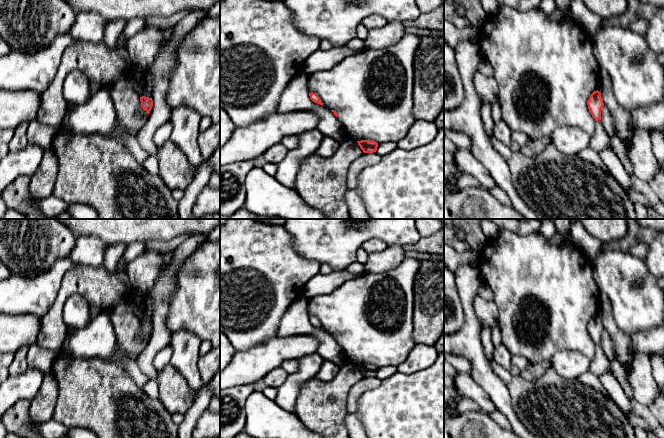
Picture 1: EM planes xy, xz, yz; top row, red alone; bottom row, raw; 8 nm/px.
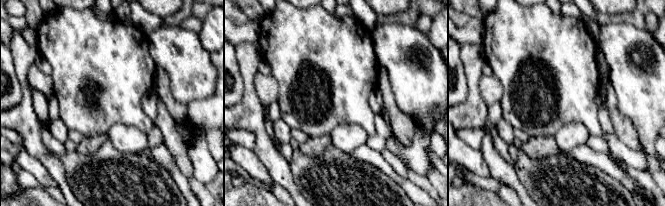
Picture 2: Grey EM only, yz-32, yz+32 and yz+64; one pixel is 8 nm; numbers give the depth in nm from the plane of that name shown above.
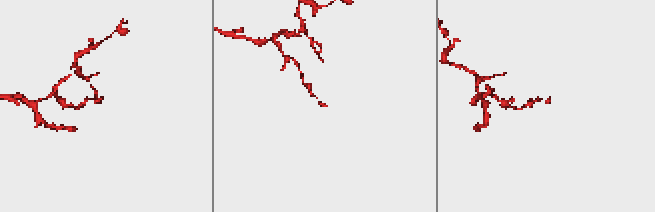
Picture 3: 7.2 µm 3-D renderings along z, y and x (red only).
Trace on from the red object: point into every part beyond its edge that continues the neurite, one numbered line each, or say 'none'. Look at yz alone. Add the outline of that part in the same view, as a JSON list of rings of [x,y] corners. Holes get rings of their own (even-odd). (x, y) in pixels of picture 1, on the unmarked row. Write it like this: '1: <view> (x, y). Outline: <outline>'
none

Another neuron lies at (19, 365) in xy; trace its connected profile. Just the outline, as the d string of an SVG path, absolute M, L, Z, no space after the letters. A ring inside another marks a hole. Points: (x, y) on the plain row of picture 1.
M22 347L14 353L14 360L9 367L9 376L16 377L26 372L27 365L27 347Z

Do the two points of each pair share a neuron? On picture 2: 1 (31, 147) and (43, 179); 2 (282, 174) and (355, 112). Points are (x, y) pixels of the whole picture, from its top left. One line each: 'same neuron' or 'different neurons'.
1: different neurons
2: different neurons

